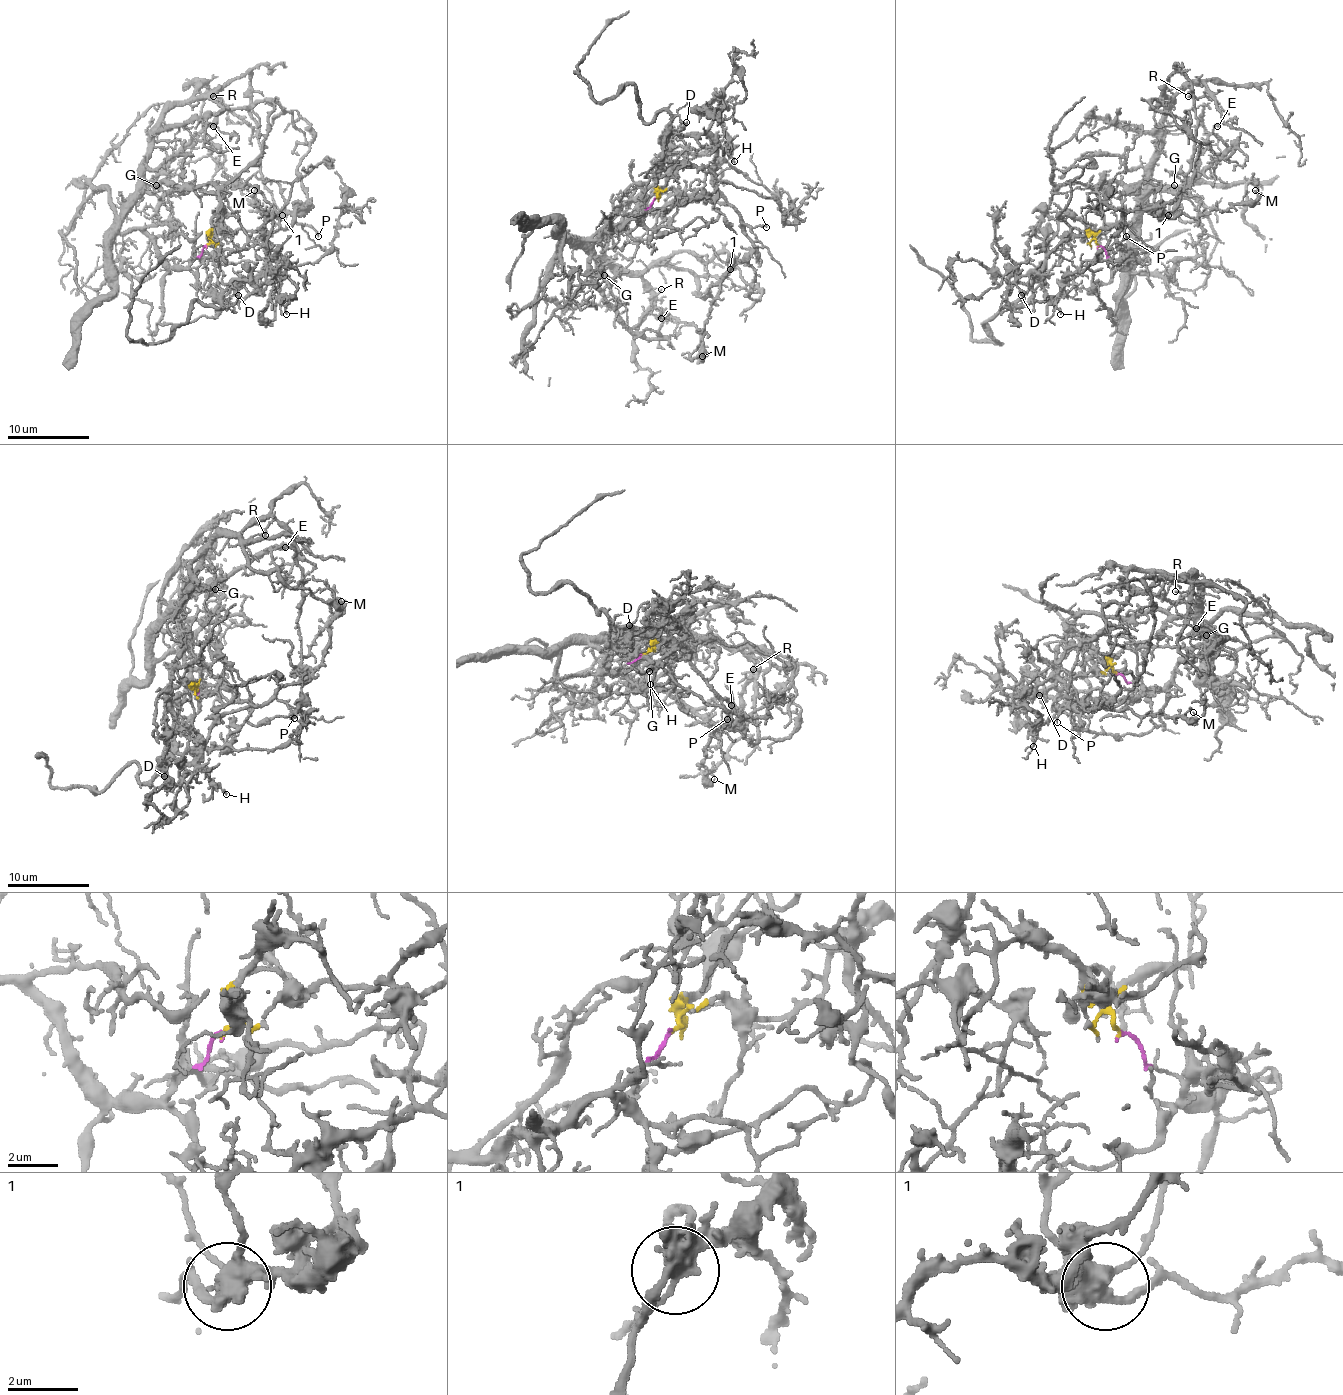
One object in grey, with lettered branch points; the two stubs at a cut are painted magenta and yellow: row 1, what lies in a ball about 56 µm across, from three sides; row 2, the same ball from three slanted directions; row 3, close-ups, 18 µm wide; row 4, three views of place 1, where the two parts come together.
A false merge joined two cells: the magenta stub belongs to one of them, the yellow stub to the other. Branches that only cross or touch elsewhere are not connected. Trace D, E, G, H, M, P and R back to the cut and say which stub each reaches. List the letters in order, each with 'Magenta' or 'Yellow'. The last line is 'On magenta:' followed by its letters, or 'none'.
D: Yellow
E: Magenta
G: Magenta
H: Yellow
M: Yellow
P: Yellow
R: Magenta
On magenta: E, G, R

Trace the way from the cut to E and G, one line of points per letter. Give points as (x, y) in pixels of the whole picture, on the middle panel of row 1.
E: (655, 199), (621, 227), (586, 239), (568, 235), (590, 254), (590, 282), (629, 327), (647, 313), (661, 319)
G: (655, 199), (621, 227), (586, 239), (568, 235), (590, 254), (590, 270), (602, 270), (604, 276)

